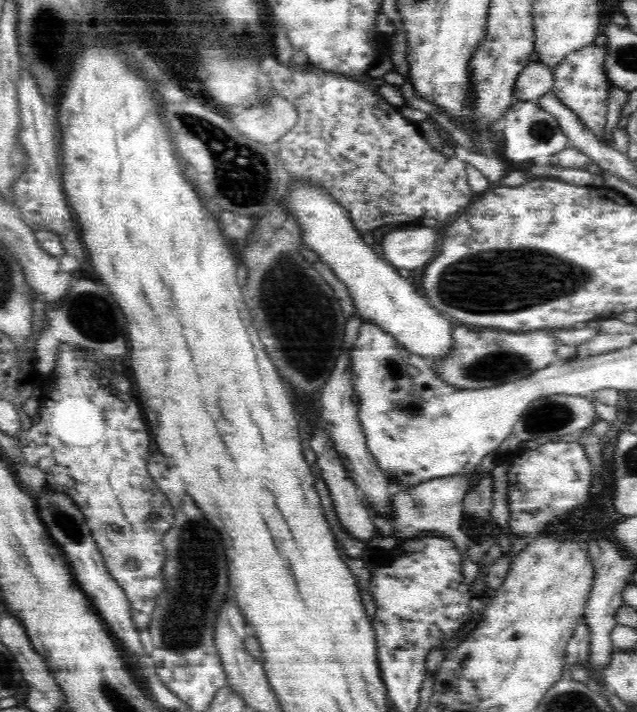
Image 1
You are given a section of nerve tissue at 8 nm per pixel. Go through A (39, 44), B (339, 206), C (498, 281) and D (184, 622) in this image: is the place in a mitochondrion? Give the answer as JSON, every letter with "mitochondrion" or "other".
{"A":"mitochondrion","B":"other","C":"mitochondrion","D":"mitochondrion"}

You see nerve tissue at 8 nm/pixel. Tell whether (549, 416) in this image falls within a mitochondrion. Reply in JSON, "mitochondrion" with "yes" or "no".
{"mitochondrion":"yes"}

